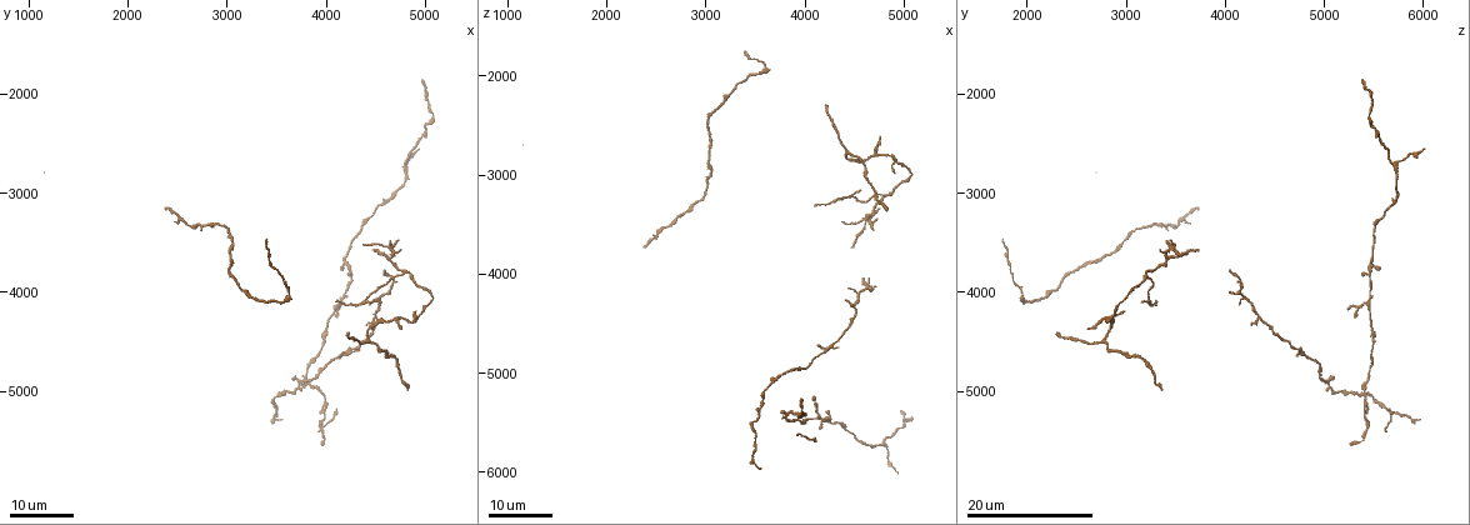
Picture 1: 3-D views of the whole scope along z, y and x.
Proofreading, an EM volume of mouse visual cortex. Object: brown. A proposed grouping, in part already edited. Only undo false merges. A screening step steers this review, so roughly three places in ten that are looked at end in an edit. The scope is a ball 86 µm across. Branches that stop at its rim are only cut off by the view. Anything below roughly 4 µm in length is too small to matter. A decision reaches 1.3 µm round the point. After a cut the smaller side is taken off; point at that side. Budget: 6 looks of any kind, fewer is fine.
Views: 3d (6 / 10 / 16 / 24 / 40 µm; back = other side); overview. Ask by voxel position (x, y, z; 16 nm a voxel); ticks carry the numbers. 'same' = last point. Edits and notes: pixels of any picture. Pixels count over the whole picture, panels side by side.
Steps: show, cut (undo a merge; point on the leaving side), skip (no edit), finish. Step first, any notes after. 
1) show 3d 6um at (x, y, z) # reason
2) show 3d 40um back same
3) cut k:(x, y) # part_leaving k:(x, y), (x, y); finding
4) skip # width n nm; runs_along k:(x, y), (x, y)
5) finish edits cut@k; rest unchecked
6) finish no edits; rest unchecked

show 3d 16um at (4640, 3640, 3440) # a fork

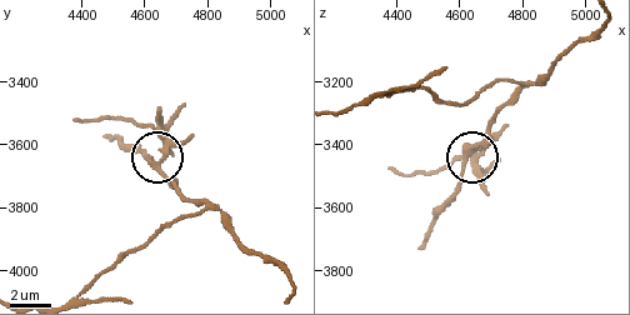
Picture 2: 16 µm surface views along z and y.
show 3d 6um same

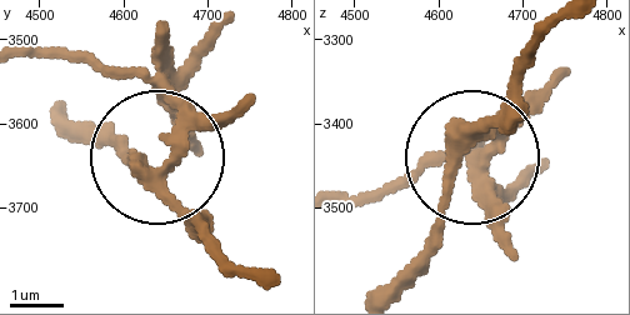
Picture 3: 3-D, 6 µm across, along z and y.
cut 3:(488, 185) # arms 3; a second neuron is stuck on

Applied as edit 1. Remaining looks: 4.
show overview

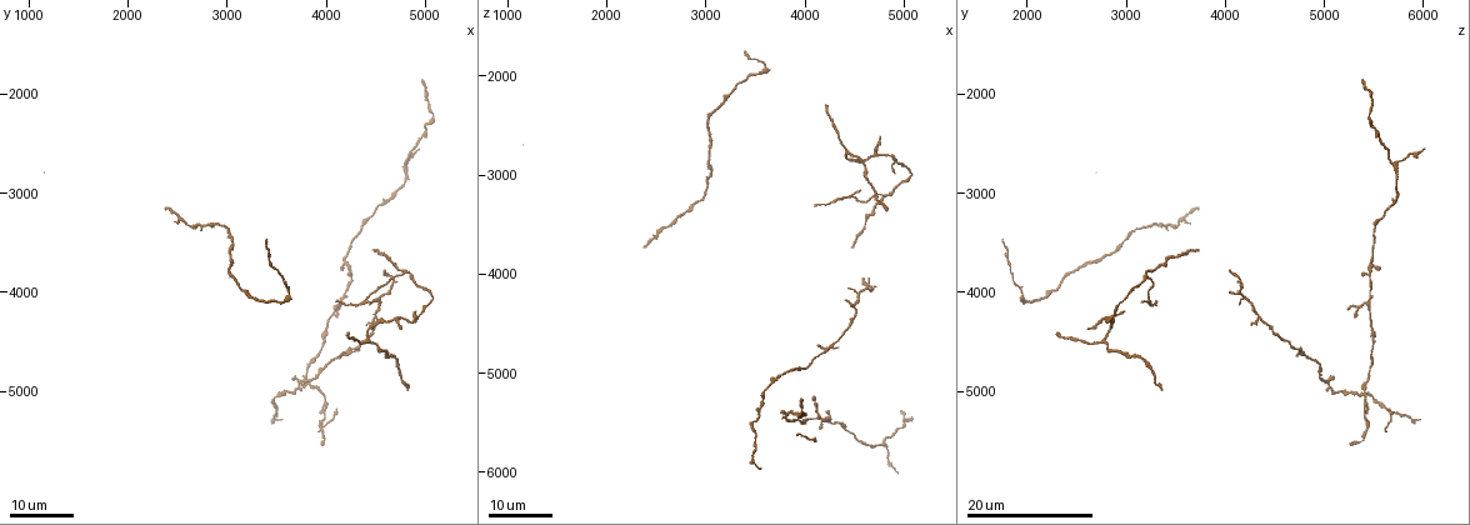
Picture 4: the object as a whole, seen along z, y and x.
show 3d 16um at (4780, 3800, 3220) # three-way junction

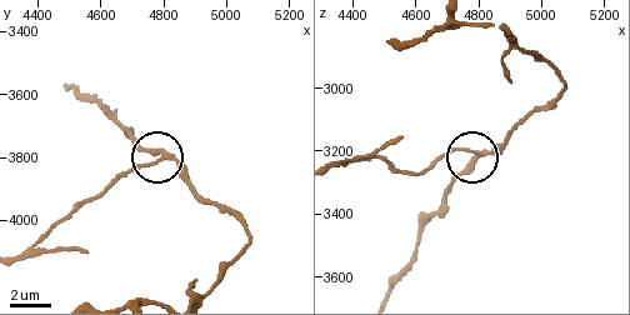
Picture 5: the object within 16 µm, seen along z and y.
show 3d 6um at (4780, 3820, 3200) # closer look

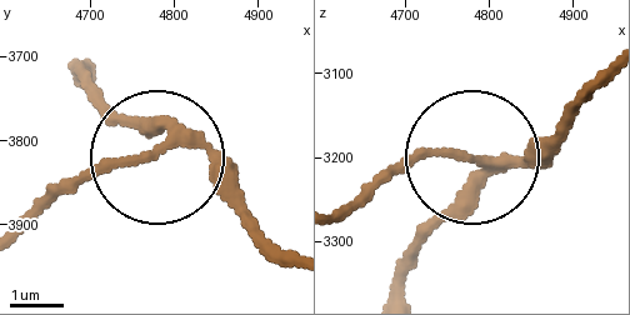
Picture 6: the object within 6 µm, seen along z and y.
cut 6:(109, 165) # part_leaving 6:(168, 140), (78, 171), (24, 216); a second neuron is stuck on

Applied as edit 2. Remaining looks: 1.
finish edits cut@3, cut@6; rest unchecked

